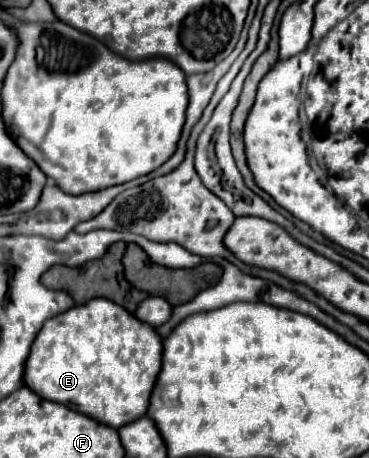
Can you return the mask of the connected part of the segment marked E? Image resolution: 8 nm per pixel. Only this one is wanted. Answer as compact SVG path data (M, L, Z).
M92 298L90 302L72 306L70 310L44 322L24 364L22 382L42 398L66 404L100 424L110 424L110 428L120 428L122 424L130 424L130 420L146 414L150 392L160 372L160 360L162 338L154 328L150 328L150 324L138 322L134 314L106 298Z

